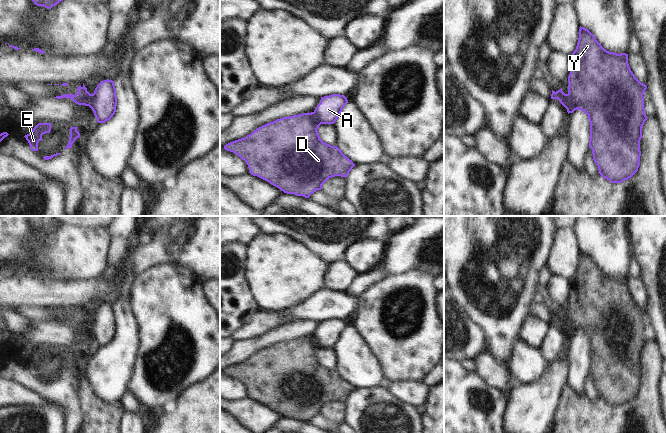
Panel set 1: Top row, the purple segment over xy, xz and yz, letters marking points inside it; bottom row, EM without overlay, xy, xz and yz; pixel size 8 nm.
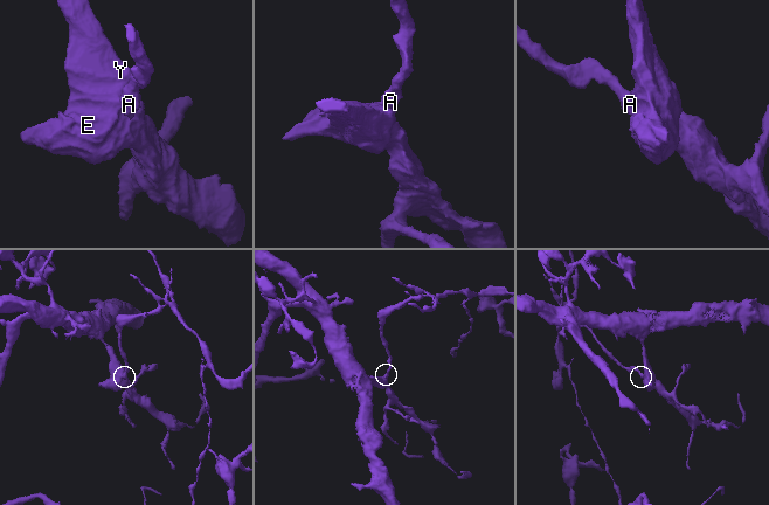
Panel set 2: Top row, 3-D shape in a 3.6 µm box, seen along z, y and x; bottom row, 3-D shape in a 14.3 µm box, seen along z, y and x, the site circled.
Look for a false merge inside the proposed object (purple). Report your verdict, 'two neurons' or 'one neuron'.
two neurons

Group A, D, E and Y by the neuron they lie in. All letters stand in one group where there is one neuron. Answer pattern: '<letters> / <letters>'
A / D E Y

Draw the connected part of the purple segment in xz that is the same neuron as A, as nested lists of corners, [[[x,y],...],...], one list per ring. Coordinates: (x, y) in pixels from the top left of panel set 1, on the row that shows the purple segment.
[[[344,95],[324,96],[321,97],[314,114],[321,120],[322,124],[334,124],[347,103],[348,100]]]

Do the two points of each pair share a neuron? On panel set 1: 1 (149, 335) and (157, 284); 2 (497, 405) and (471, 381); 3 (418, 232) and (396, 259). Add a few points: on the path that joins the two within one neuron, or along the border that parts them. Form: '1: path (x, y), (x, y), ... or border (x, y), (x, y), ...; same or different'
1: path (157, 322), (157, 297); same
2: path (493, 397), (487, 389), (479, 388); same
3: path (416, 239), (403, 252); same

